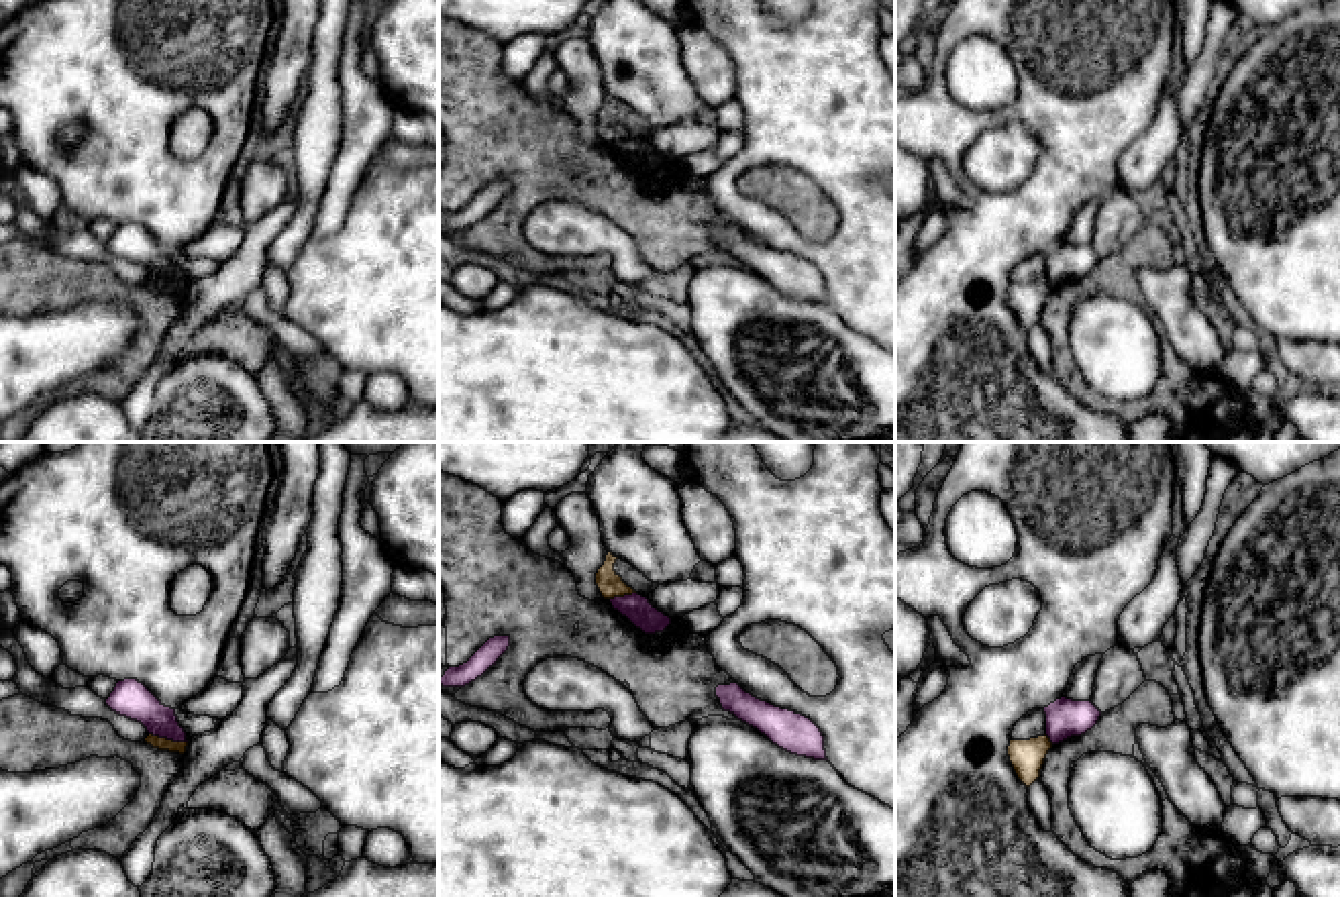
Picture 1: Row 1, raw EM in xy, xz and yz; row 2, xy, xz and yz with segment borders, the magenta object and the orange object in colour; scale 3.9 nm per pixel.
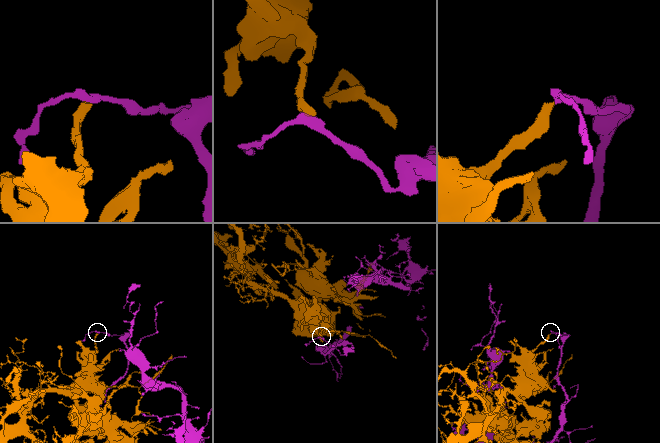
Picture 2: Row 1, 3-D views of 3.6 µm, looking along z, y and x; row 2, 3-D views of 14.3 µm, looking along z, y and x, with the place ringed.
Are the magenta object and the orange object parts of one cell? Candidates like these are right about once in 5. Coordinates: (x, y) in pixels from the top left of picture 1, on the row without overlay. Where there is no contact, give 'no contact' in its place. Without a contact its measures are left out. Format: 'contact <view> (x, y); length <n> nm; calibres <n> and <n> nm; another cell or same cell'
contact xy (168, 282); length 160 nm; calibres 140 and 50 nm; another cell

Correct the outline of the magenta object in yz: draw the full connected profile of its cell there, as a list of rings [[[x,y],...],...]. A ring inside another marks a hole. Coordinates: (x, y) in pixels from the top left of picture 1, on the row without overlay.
[[[1067,241],[1056,243],[1046,257],[1046,279],[1052,287],[1059,287],[1071,279],[1081,279],[1091,273],[1101,255],[1091,245],[1073,245]]]

